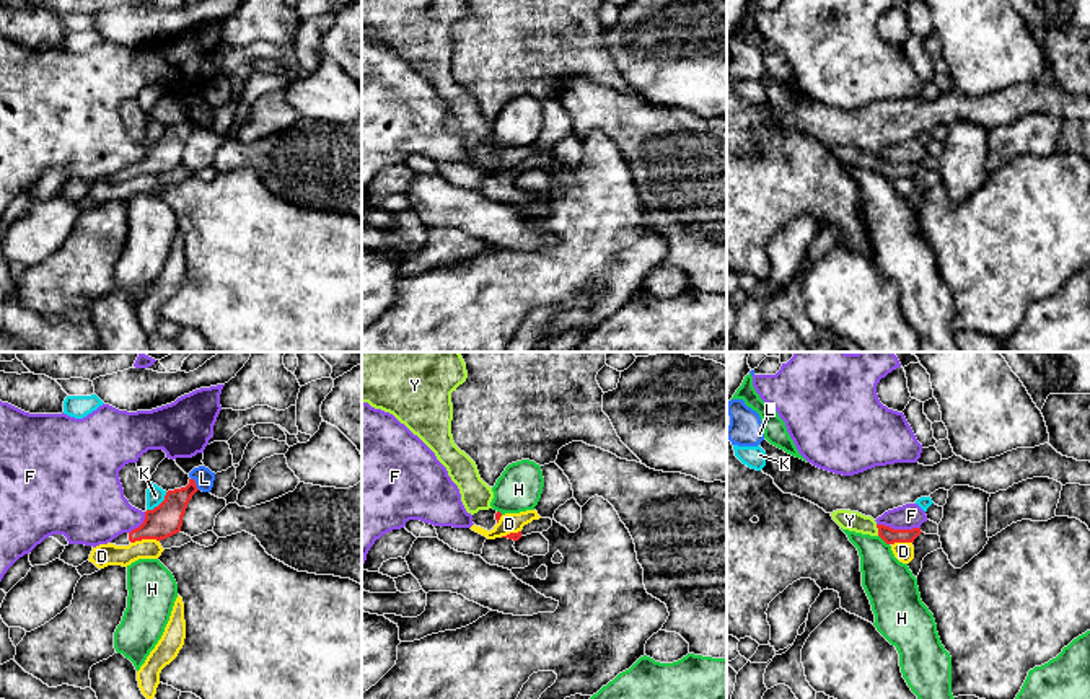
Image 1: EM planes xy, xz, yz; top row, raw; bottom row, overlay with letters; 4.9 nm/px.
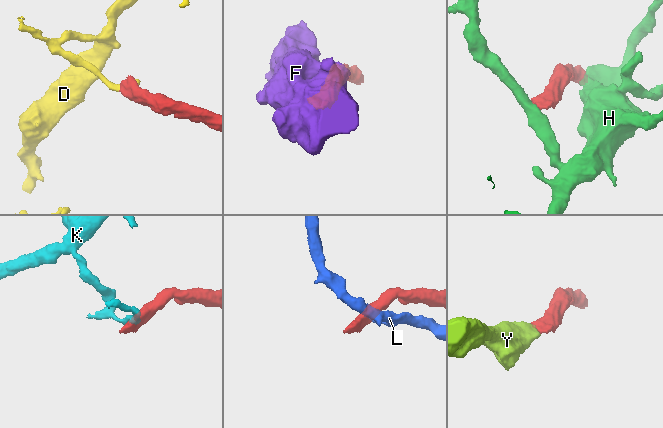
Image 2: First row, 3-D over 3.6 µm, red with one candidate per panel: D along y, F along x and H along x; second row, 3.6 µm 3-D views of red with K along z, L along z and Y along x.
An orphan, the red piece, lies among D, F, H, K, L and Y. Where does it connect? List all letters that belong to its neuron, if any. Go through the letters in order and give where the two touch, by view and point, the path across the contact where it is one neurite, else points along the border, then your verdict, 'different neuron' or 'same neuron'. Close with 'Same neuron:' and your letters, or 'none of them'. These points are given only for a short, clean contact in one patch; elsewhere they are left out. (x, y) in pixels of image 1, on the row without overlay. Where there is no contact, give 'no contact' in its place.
D: xy (144, 173) | along xy (158, 175), (136, 175), (131, 178) | different neuron
F: yz (898, 165) | along yz (877, 158), (893, 163), (919, 163) | different neuron
H: yz (883, 175) | different neuron
K: xy (160, 139) | along xy (167, 127), (157, 140), (147, 145) | different neuron
L: xy (194, 119) | along xy (191, 113), (199, 124) | different neuron
Y: yz (879, 165) | across yz (888, 170), (879, 165), (849, 155) | same neuron
Same neuron: Y

